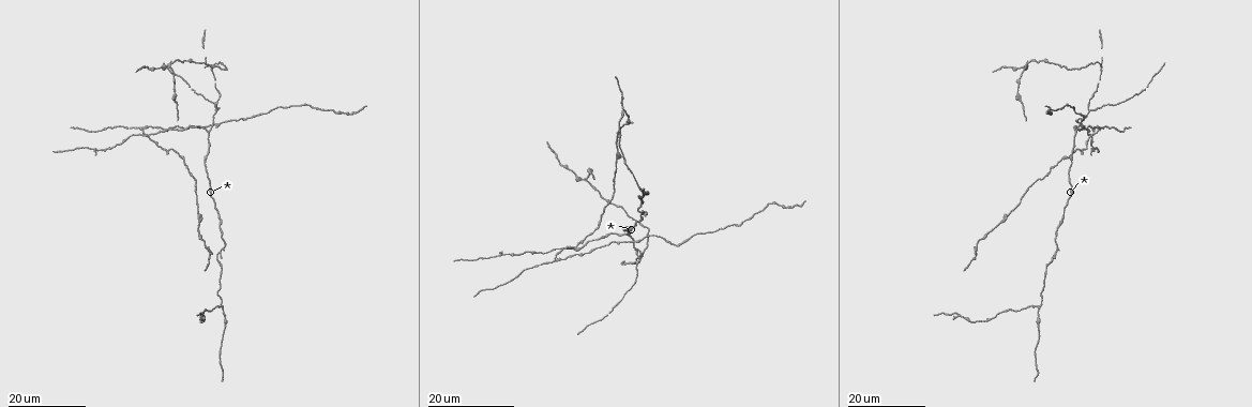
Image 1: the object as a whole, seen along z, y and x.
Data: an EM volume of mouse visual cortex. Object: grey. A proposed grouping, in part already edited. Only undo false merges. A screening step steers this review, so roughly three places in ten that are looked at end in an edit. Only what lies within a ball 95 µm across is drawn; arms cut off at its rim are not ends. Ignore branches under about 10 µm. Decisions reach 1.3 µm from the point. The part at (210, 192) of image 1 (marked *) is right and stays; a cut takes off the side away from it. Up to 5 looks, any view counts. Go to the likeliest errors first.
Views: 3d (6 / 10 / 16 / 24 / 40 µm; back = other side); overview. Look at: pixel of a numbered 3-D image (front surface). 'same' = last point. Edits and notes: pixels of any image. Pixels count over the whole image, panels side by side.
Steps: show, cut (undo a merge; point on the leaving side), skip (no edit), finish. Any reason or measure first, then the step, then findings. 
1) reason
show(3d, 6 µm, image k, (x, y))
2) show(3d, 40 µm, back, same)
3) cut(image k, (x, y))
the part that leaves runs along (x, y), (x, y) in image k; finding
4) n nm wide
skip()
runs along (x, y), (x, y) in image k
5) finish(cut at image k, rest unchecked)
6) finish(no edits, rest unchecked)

four or more arms meet
show(3d, 24 µm, image 1, (633, 241))

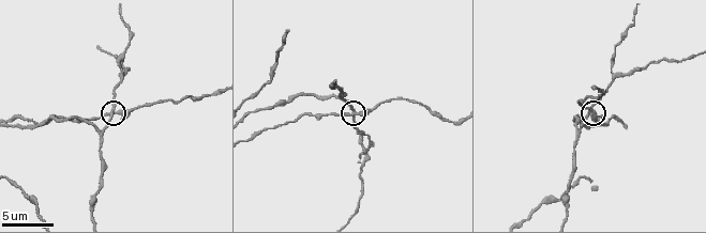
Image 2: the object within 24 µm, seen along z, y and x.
show(3d, 10 µm, image 2, (349, 114))

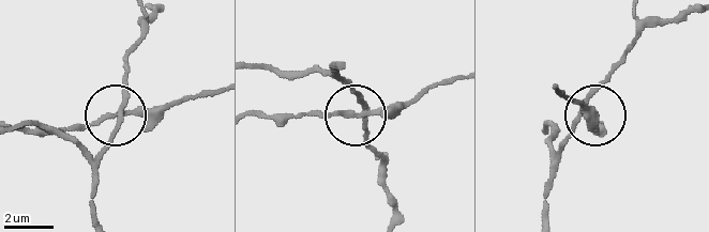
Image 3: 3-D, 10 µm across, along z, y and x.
show(3d, 6 µm, image 3, (112, 116))

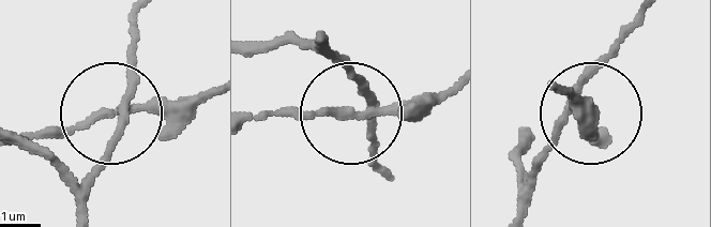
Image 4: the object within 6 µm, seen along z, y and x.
200 nm wide
skip()
runs along (85, 207), (139, 12) in image 4; one neuron here

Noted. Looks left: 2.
three arms meet
show(3d, 10 µm, image 2, (615, 75))

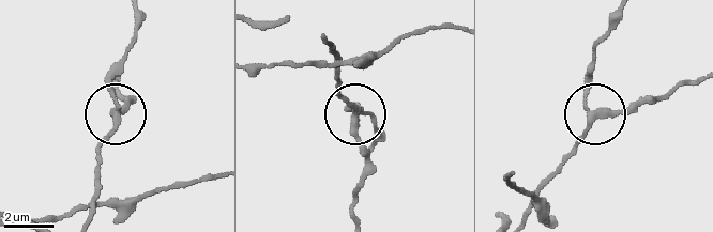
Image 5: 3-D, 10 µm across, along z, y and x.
side arm 32 µm; 3 arms
skip()
all the same neuron

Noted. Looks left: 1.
finish(no edits, rest unchecked)

